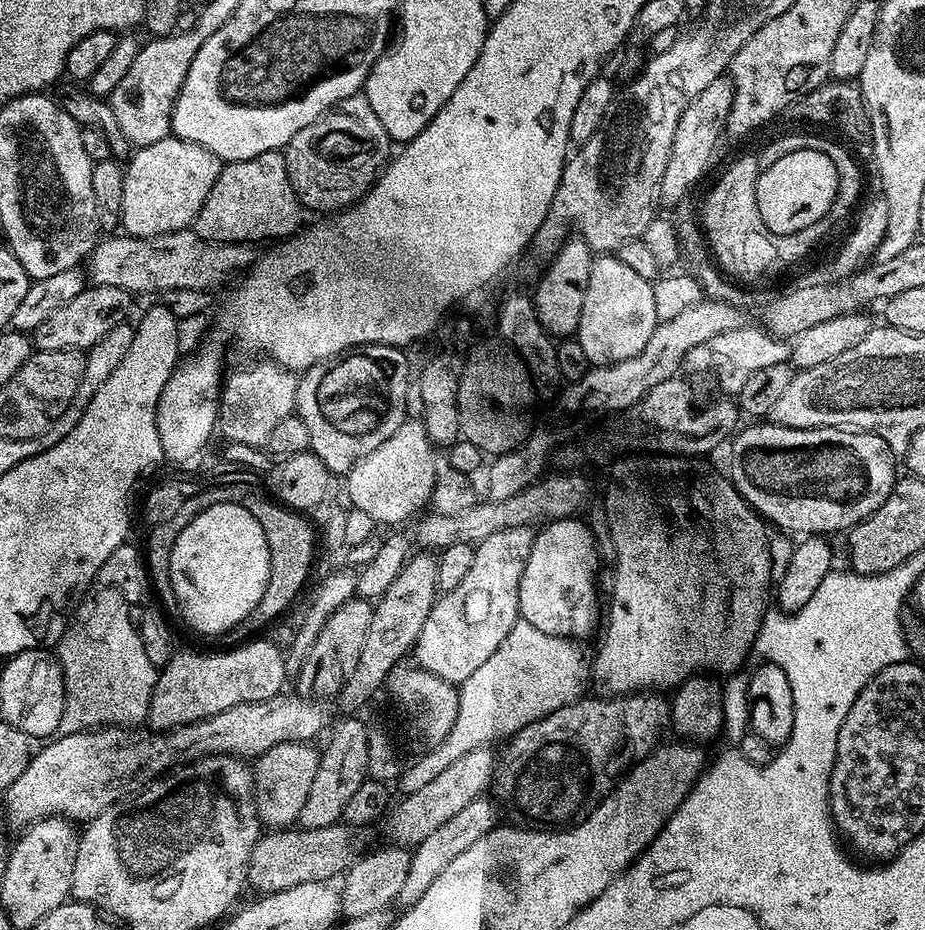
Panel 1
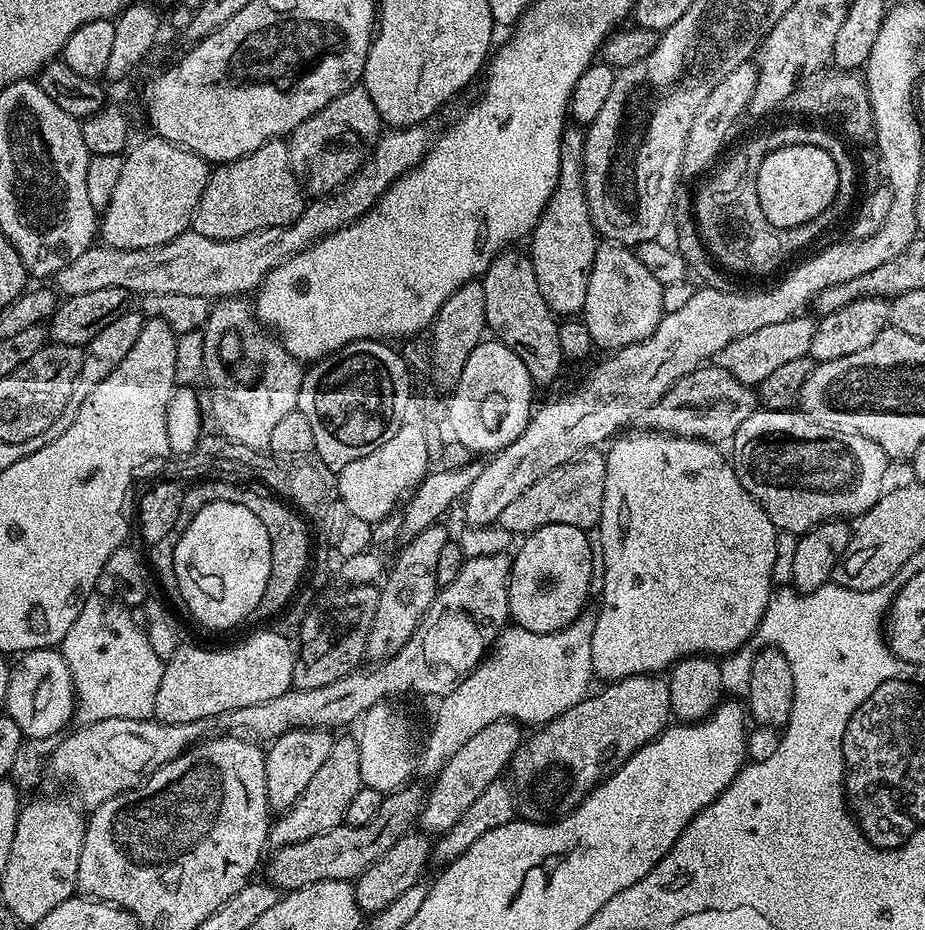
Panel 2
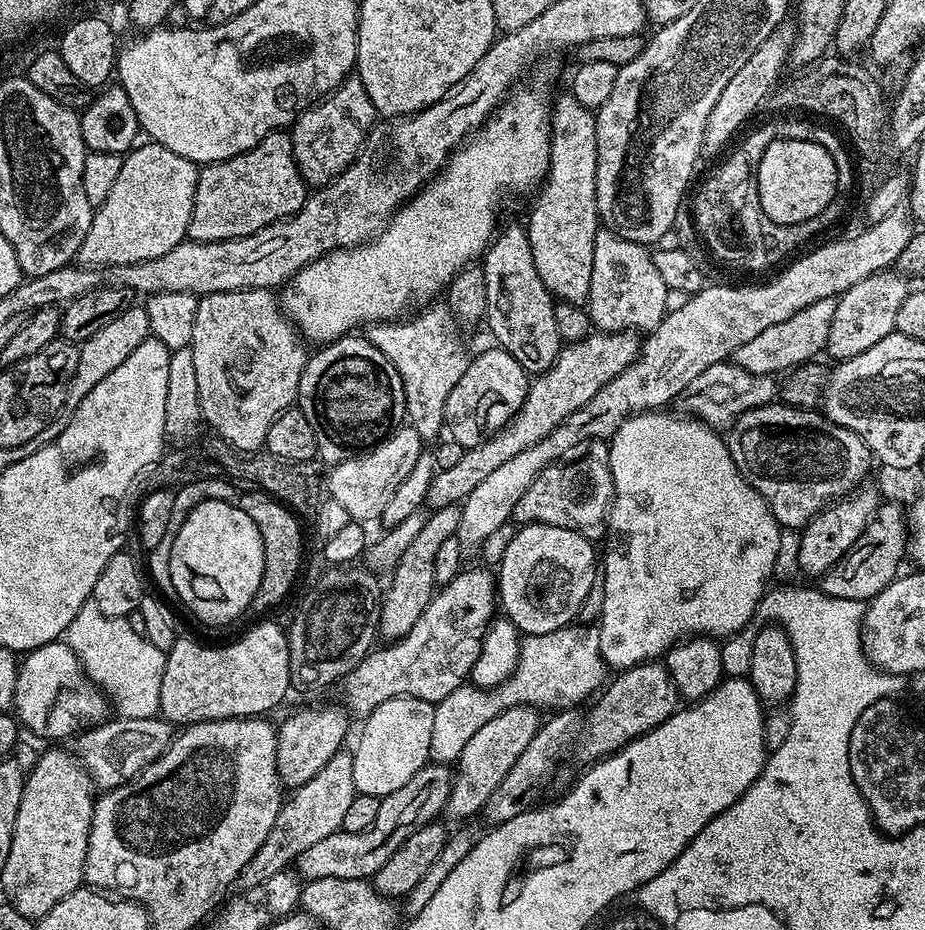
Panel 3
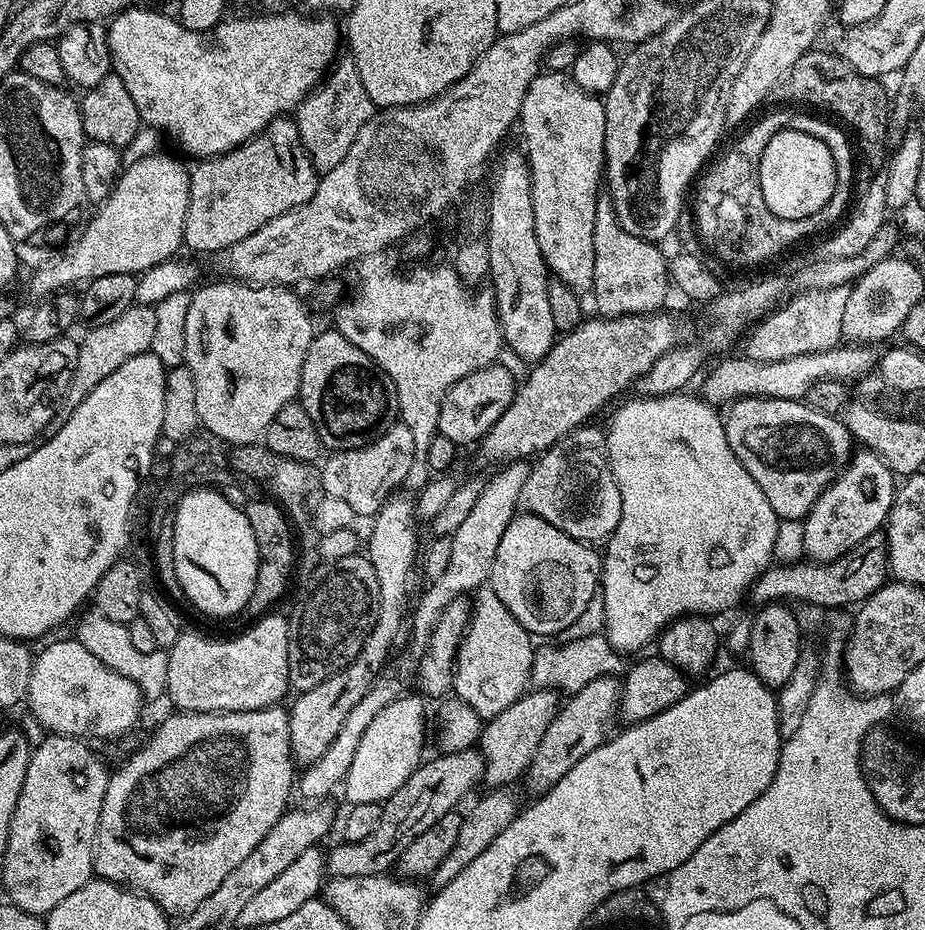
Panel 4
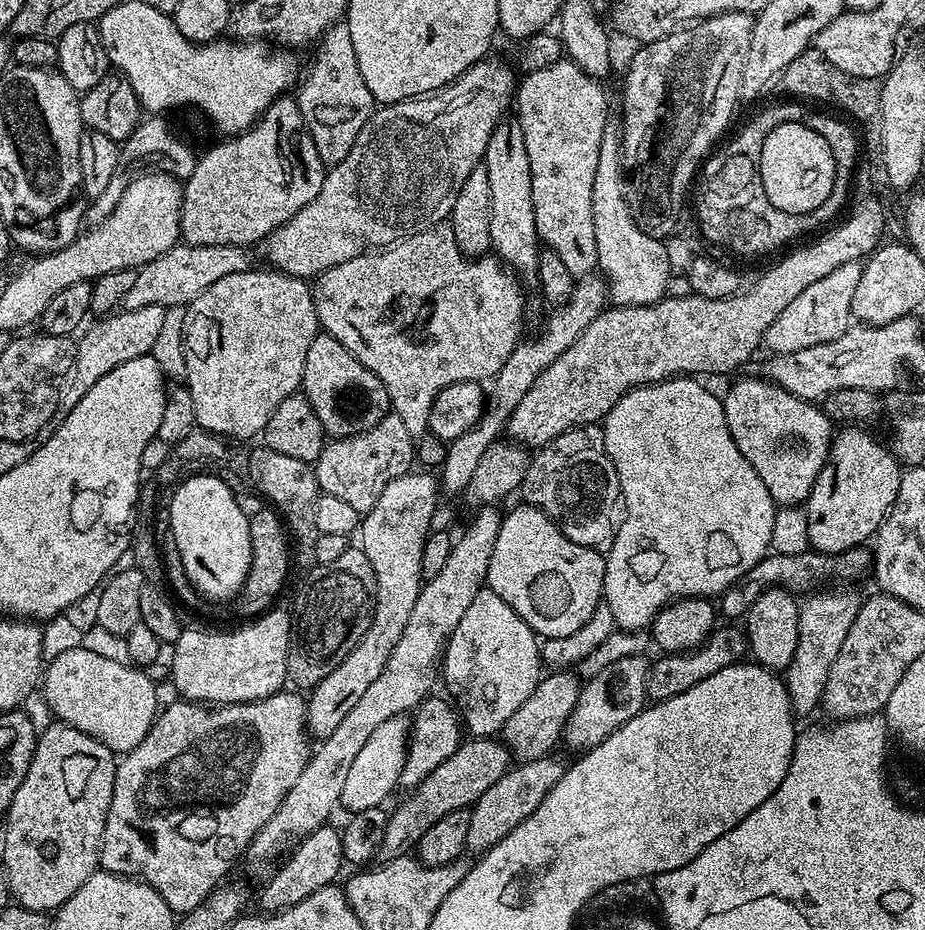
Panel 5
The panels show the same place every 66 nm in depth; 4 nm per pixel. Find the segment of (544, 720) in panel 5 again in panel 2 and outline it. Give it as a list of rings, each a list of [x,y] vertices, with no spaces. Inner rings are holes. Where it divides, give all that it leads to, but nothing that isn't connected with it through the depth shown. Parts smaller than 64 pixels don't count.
[[[499,720],[490,722],[486,730],[478,730],[450,762],[434,777],[426,792],[423,809],[418,817],[418,828],[424,834],[443,834],[449,832],[466,814],[468,807],[474,803],[474,798],[486,790],[495,780],[501,779],[500,771],[507,769],[512,763],[512,755],[522,743],[521,725],[515,720]]]

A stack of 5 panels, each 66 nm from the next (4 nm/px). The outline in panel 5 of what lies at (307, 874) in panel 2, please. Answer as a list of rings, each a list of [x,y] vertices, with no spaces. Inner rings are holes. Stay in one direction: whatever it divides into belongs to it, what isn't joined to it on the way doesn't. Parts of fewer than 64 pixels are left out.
[[[468,738],[446,758],[446,762],[438,762],[424,781],[411,789],[408,796],[396,809],[391,809],[386,826],[386,838],[382,838],[382,846],[378,853],[381,861],[393,860],[399,856],[411,853],[419,845],[422,834],[438,822],[447,812],[471,809],[473,804],[506,774],[510,767],[508,745],[496,738]]]

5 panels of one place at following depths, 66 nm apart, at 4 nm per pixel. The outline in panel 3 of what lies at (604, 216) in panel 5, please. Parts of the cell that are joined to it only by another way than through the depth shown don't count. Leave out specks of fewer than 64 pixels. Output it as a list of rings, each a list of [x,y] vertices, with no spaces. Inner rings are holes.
[[[601,230],[594,242],[594,270],[590,274],[590,294],[586,307],[593,329],[602,332],[651,333],[663,322],[668,308],[668,287],[652,261],[652,252],[638,242]]]

